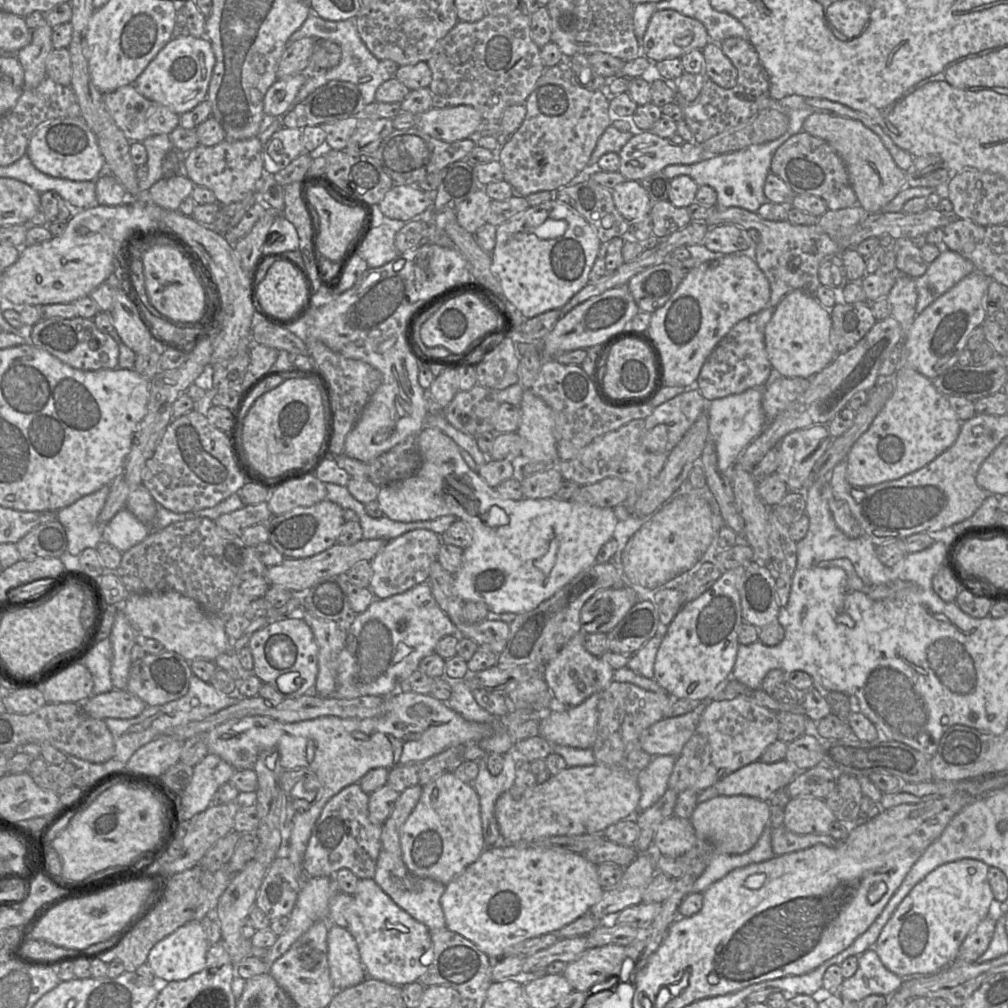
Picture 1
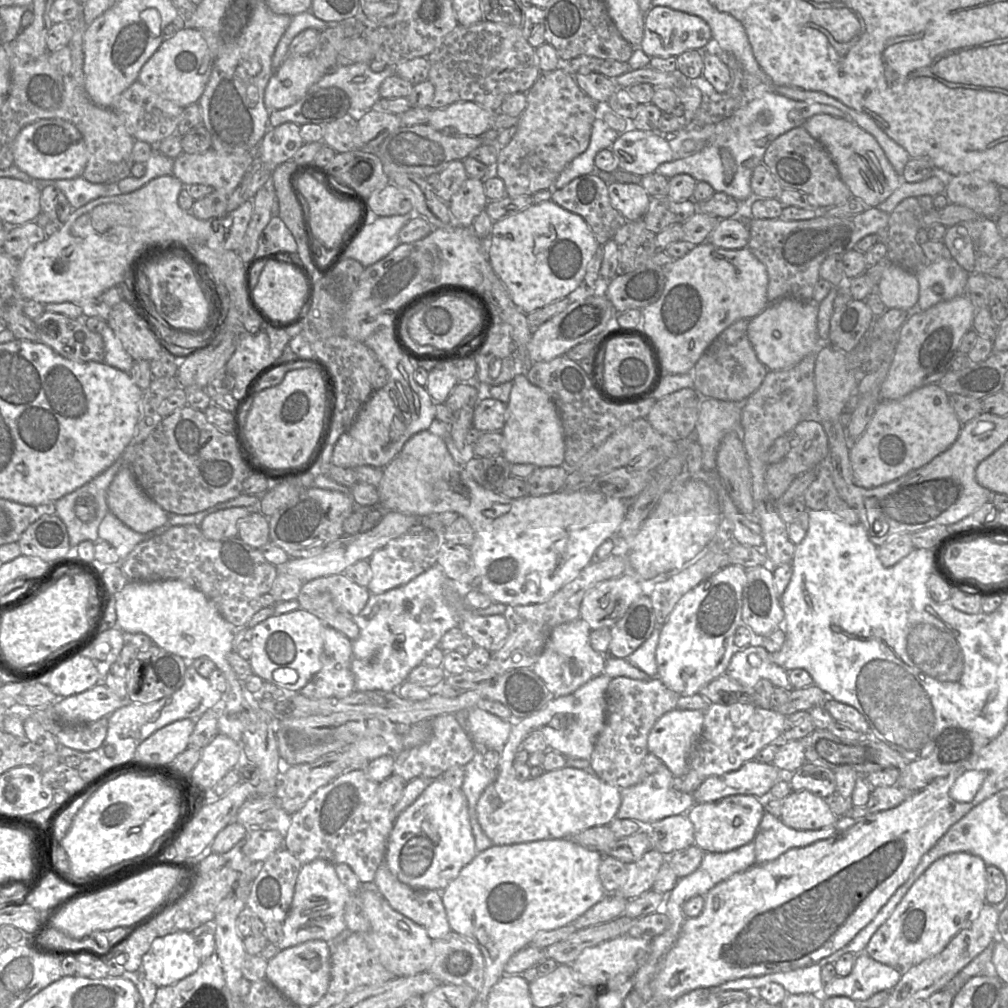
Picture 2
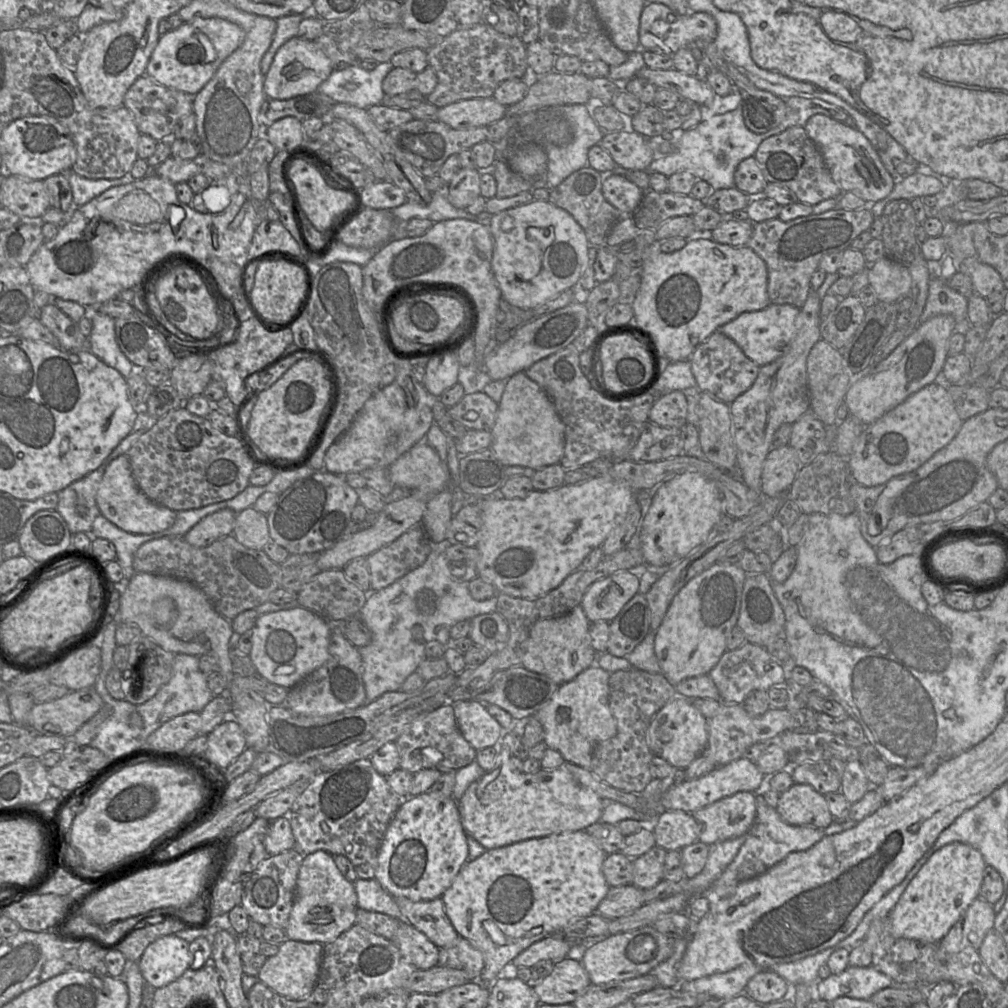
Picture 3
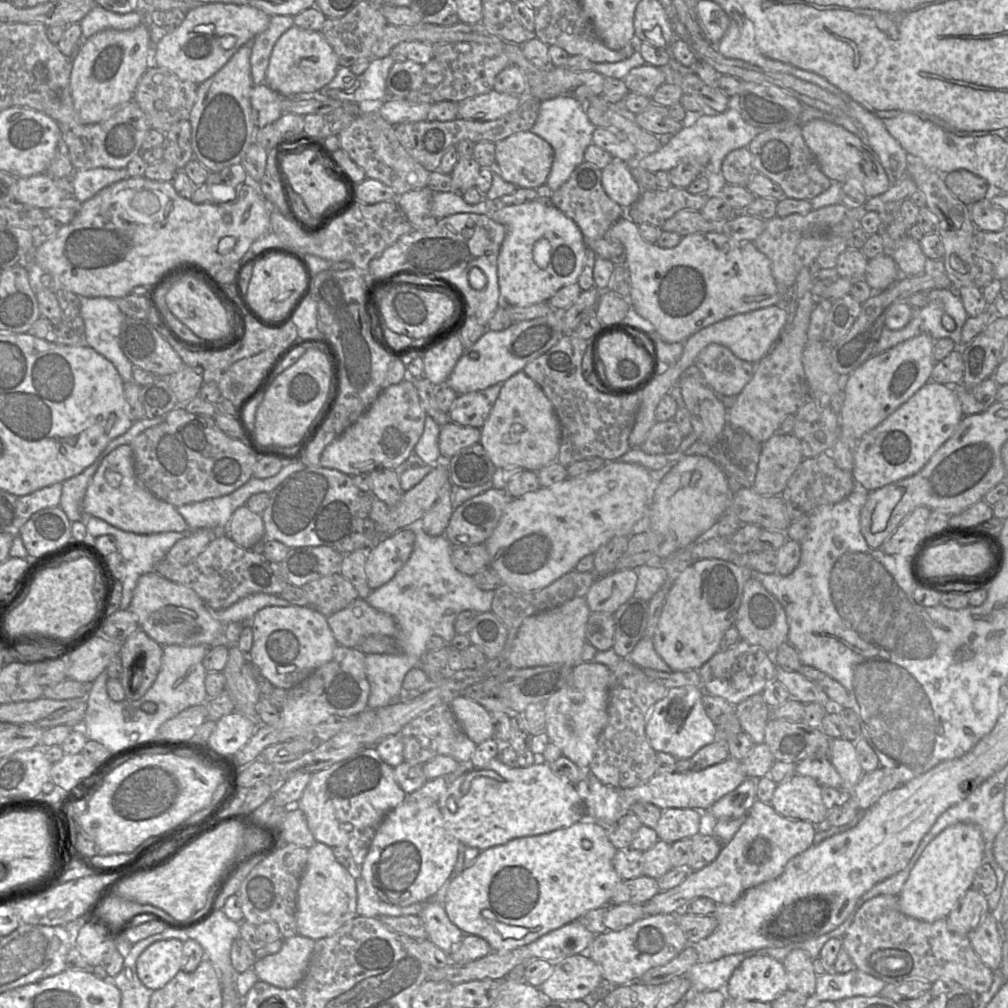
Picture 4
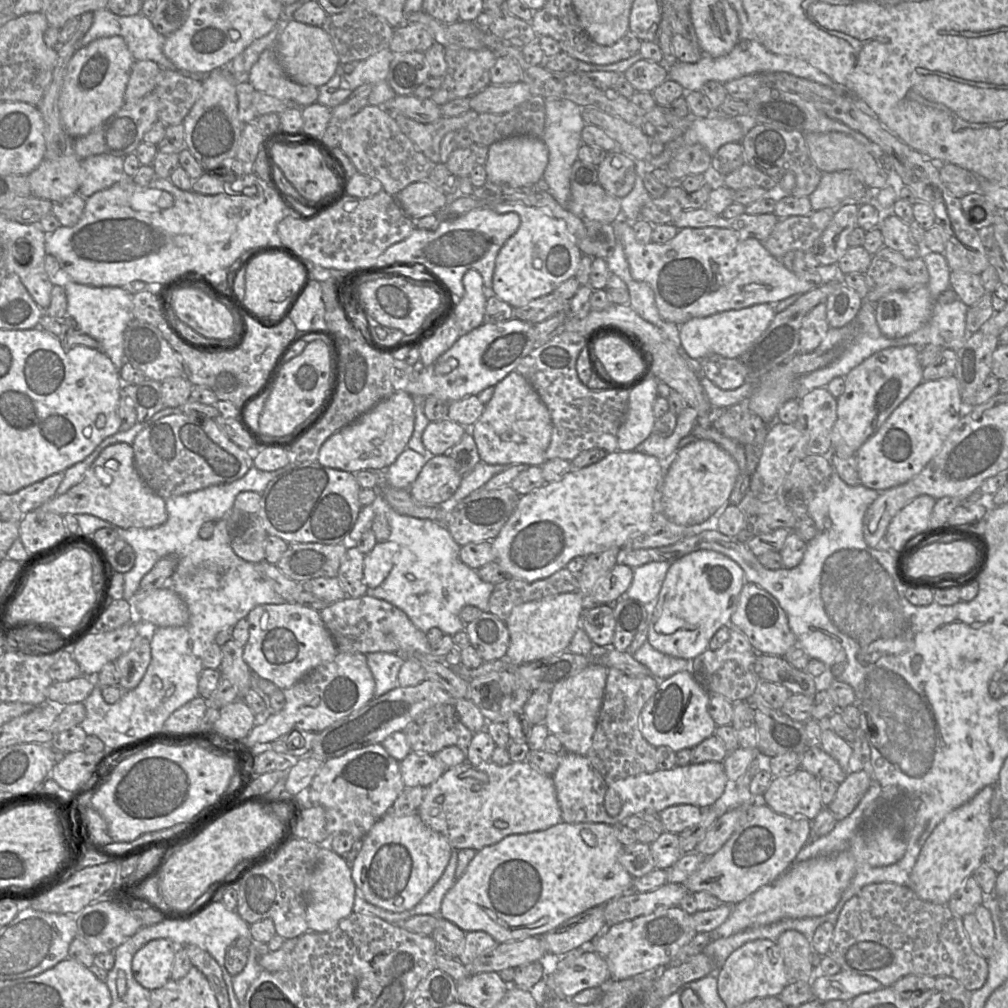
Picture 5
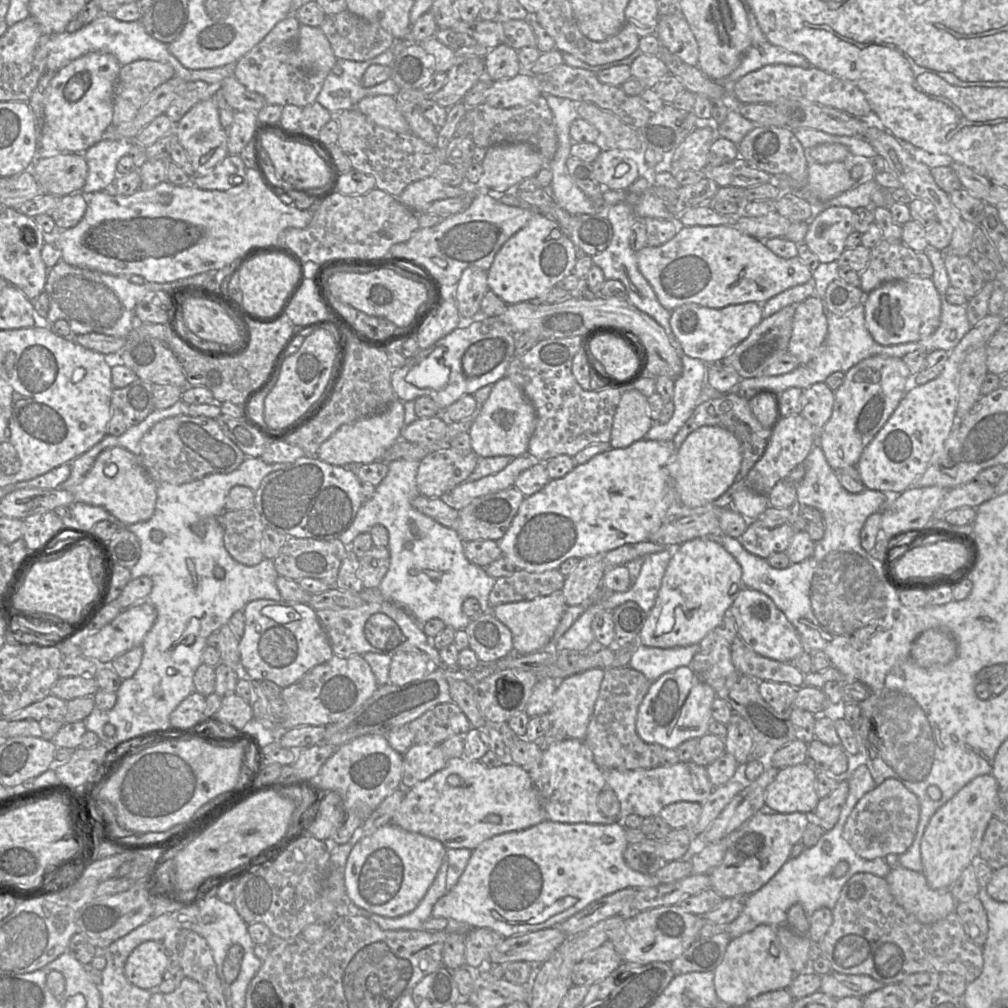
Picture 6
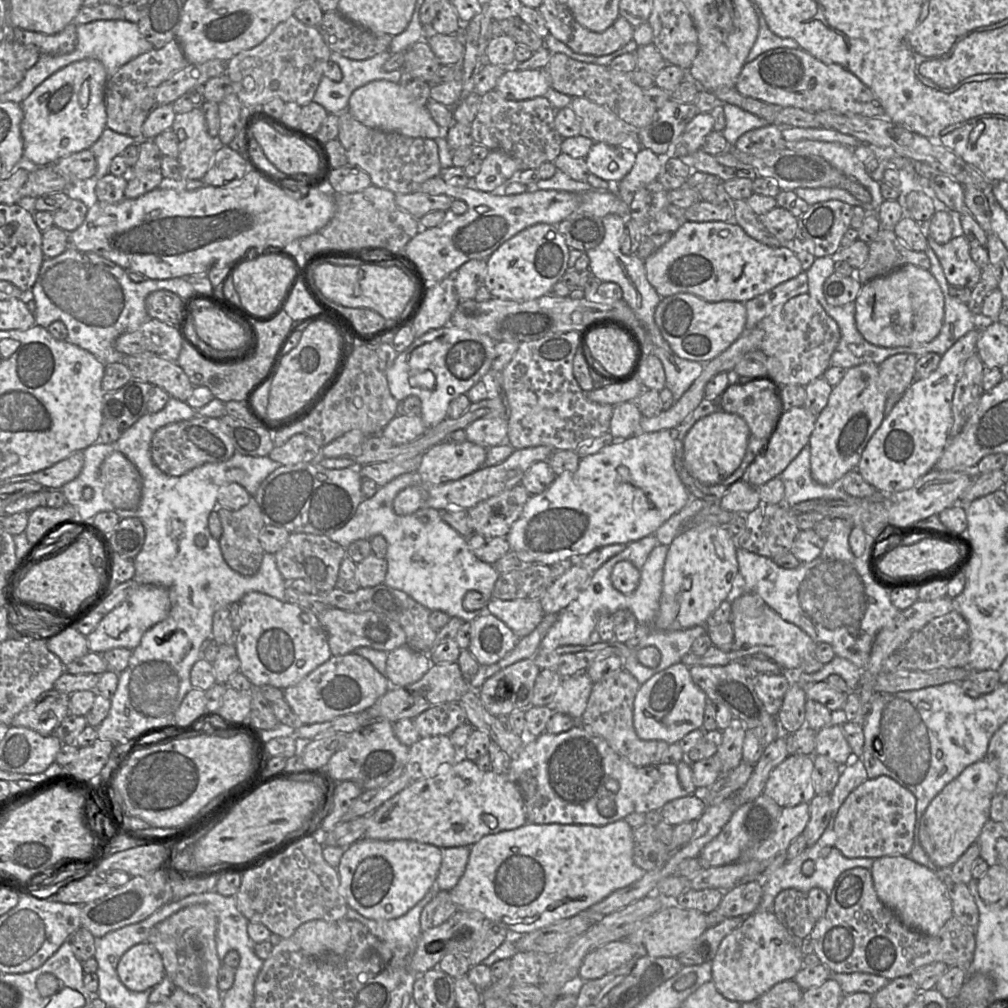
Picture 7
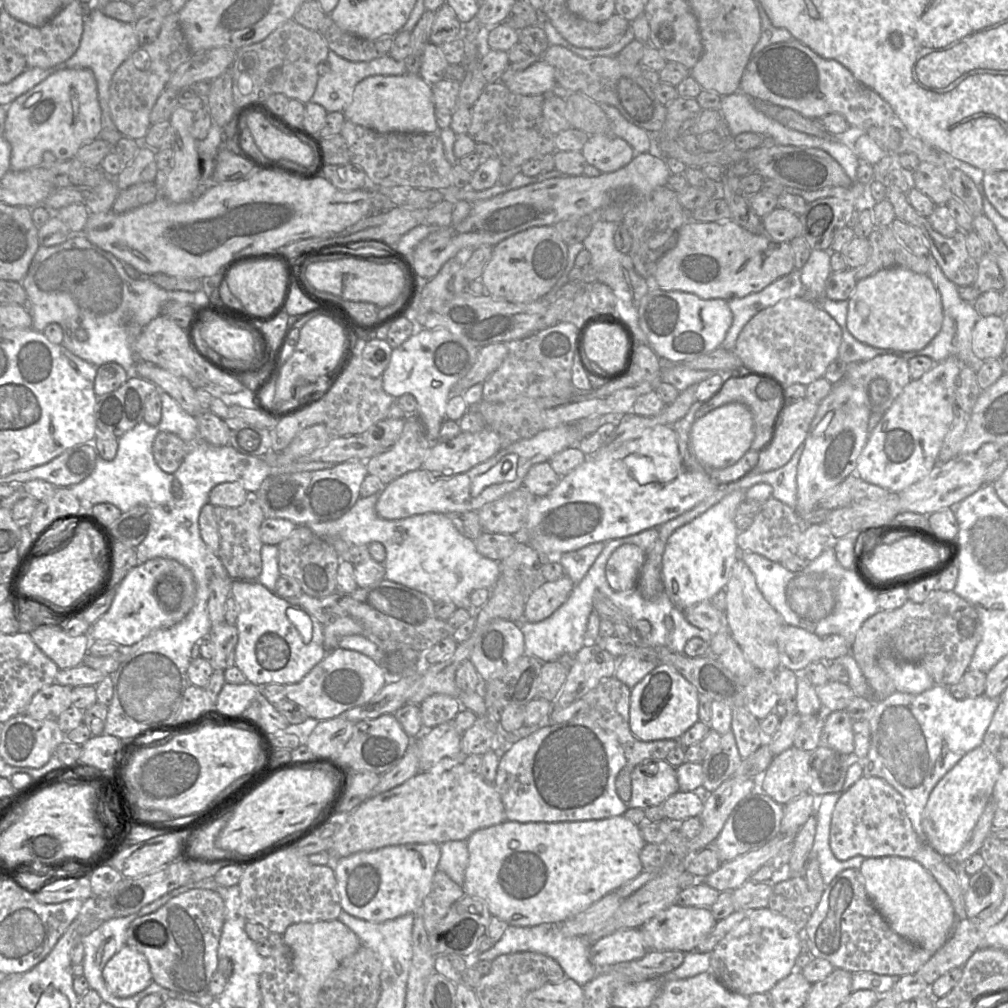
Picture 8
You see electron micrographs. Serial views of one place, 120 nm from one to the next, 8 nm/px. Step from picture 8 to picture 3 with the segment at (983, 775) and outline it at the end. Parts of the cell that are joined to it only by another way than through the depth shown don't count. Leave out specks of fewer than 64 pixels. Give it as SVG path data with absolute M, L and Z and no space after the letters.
M950 843L934 852L910 881L890 912L891 934L896 938L906 938L921 943L939 943L963 912L979 897L986 865L981 852L966 843Z

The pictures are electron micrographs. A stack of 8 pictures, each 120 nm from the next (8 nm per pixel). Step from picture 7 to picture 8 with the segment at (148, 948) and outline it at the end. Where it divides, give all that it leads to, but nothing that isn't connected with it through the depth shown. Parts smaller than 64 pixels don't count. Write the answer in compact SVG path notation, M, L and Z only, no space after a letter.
M127 944L107 962L103 978L111 993L119 998L132 997L153 981L147 958Z

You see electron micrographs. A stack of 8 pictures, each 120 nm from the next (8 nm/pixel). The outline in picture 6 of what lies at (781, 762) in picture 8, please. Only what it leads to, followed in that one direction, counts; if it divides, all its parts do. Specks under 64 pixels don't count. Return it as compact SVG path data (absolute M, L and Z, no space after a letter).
M807 764L781 768L765 793L765 810L777 813L802 812L811 816L820 798L816 792L816 772Z

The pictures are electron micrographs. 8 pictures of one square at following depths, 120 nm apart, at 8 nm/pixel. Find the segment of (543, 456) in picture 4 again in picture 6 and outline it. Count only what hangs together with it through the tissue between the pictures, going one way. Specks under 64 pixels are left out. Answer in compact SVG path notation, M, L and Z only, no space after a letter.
M508 377L493 384L488 399L479 406L468 433L472 451L478 457L528 454L528 445L537 424L536 411L522 390Z

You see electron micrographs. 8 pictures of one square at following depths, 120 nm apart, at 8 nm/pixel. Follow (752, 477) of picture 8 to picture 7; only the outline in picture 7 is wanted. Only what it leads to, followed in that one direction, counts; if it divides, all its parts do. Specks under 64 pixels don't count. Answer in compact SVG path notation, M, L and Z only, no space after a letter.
M807 444L788 467L776 478L779 478L785 487L783 503L793 506L803 501L845 500L849 496L839 483L830 486L815 482L811 476L810 447Z

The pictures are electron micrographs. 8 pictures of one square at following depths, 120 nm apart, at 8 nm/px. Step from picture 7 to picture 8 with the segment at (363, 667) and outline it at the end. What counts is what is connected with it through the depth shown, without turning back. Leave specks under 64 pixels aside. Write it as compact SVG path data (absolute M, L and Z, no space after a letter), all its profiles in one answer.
M335 648L329 651L300 682L285 685L286 699L301 706L308 717L318 721L332 719L357 706L370 701L387 683L387 671L372 658L355 650Z

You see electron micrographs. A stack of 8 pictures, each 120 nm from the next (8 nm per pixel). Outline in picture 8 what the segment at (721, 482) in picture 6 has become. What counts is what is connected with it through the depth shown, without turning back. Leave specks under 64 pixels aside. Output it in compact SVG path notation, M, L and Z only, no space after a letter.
M729 403L712 410L696 419L690 431L690 443L695 457L700 463L715 469L734 465L750 450L753 439L752 413L740 403Z

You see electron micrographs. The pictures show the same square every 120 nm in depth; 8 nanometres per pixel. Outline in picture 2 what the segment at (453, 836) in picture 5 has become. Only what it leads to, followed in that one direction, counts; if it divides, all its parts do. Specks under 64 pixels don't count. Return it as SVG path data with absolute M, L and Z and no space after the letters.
M532 719L513 724L500 750L497 777L483 791L476 806L477 819L483 832L494 845L505 845L572 838L591 827L609 825L616 818L621 804L620 789L604 782L590 770L566 765L546 771L536 778L516 778L513 770L515 754L532 728Z

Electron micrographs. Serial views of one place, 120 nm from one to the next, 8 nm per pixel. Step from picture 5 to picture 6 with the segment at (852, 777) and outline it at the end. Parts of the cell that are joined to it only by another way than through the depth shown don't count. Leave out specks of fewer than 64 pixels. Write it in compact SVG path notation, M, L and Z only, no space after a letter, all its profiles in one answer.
M840 779L838 787L827 797L819 800L811 819L816 821L824 831L829 831L838 822L842 808L849 792L846 779Z

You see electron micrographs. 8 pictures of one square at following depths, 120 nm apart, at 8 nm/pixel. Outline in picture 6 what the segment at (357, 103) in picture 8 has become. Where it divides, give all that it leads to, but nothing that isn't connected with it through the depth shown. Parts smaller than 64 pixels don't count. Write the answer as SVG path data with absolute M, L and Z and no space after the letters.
M368 96L361 99L356 108L378 126L399 133L411 133L406 119L397 107L394 96Z

